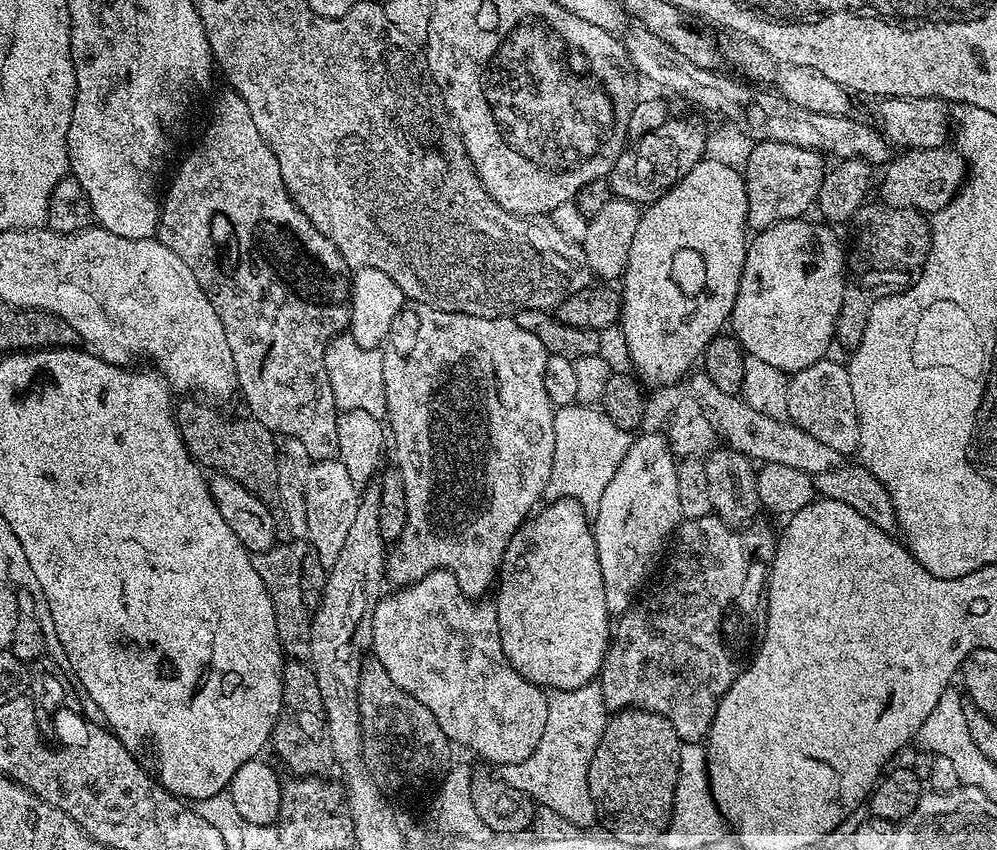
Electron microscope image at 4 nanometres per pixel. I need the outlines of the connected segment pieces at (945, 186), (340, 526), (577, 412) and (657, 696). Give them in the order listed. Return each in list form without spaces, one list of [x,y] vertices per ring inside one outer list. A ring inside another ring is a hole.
[[[948,146],[901,151],[883,172],[879,199],[889,208],[916,208],[925,214],[934,214],[946,207],[964,187],[966,179],[963,156]]]
[[[339,458],[335,460],[318,460],[312,464],[309,477],[304,481],[304,497],[306,498],[307,543],[316,547],[316,556],[320,559],[321,569],[334,566],[338,554],[342,554],[342,546],[346,542],[346,534],[350,534],[350,525],[354,523],[354,514],[358,514],[358,506],[362,492],[350,478],[350,470]]]
[[[575,402],[557,407],[555,413],[554,462],[548,479],[547,495],[577,500],[585,512],[595,513],[598,502],[602,502],[602,490],[610,486],[610,478],[614,478],[622,458],[626,458],[633,437],[629,429],[614,426],[608,415],[596,406]]]
[[[713,514],[703,516],[702,518],[694,518],[693,520],[684,520],[677,527],[674,533],[674,547],[671,549],[670,555],[667,557],[666,563],[659,573],[659,576],[661,575],[660,581],[658,581],[658,576],[655,583],[633,603],[627,612],[623,613],[617,619],[620,621],[615,621],[614,631],[608,645],[608,653],[604,656],[604,664],[600,667],[598,677],[598,683],[602,690],[602,698],[607,708],[610,710],[644,708],[647,712],[662,714],[671,722],[674,730],[679,734],[681,741],[684,742],[700,742],[707,737],[714,714],[718,710],[718,702],[726,694],[726,690],[730,690],[733,682],[740,677],[741,672],[744,671],[746,661],[753,655],[754,645],[757,643],[758,637],[763,633],[764,627],[766,626],[766,618],[768,617],[767,590],[769,572],[760,572],[760,564],[756,564],[756,560],[752,560],[752,552],[756,552],[756,544],[776,544],[777,537],[766,525],[758,523],[753,523],[751,526],[733,526],[724,521],[720,516]]]

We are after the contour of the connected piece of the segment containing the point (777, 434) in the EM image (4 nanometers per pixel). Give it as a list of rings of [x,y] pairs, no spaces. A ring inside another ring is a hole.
[[[703,370],[693,371],[687,377],[687,384],[689,390],[700,399],[699,407],[710,417],[723,443],[732,450],[748,456],[751,461],[794,466],[794,470],[802,470],[805,474],[815,474],[840,467],[842,457],[838,450],[818,442],[818,438],[806,434],[806,430],[802,430],[787,418],[783,420],[770,418],[770,414],[762,414],[762,410],[754,410],[754,406],[747,404],[739,395],[722,393]]]

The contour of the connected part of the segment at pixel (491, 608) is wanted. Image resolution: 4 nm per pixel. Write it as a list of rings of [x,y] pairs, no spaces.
[[[443,570],[426,574],[418,582],[401,587],[397,592],[400,593],[396,596],[396,612],[377,610],[374,614],[371,651],[374,653],[375,659],[380,660],[382,666],[386,666],[386,670],[391,676],[396,677],[396,684],[399,688],[406,690],[406,694],[418,698],[418,702],[422,702],[422,706],[426,706],[430,710],[430,714],[434,714],[438,726],[442,726],[442,730],[448,735],[449,741],[456,743],[457,740],[458,743],[465,744],[470,751],[485,756],[486,759],[497,764],[497,766],[521,764],[523,760],[530,758],[530,754],[534,754],[538,742],[542,742],[542,730],[546,730],[546,710],[548,709],[549,693],[540,685],[522,678],[522,674],[518,674],[518,670],[514,670],[514,666],[506,658],[506,654],[502,650],[502,638],[498,630],[495,603],[484,602],[488,604],[484,604],[479,608],[476,605],[479,603],[473,597],[467,596],[462,590],[458,578],[452,572]]]

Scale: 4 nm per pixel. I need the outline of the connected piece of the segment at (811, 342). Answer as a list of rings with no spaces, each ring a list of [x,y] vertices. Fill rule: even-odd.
[[[801,218],[798,220],[783,220],[769,228],[759,229],[751,237],[748,253],[746,254],[746,262],[744,269],[740,275],[740,285],[738,286],[738,294],[734,302],[734,310],[730,321],[731,331],[737,340],[740,341],[745,353],[754,358],[762,358],[762,362],[770,362],[770,366],[778,366],[778,370],[782,370],[785,374],[801,372],[806,370],[806,366],[814,366],[814,362],[825,359],[829,355],[828,347],[834,344],[836,335],[836,319],[840,313],[840,307],[844,301],[844,289],[846,287],[846,252],[842,247],[842,240],[831,232],[833,229],[827,223],[811,224],[811,219]]]

